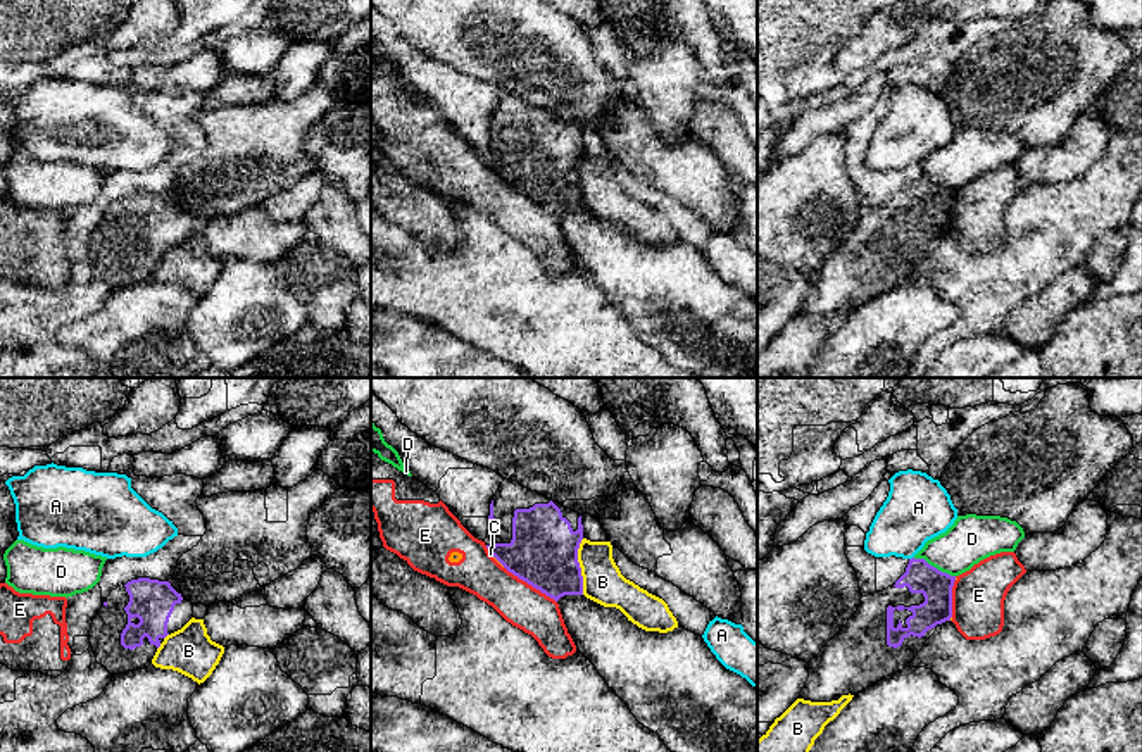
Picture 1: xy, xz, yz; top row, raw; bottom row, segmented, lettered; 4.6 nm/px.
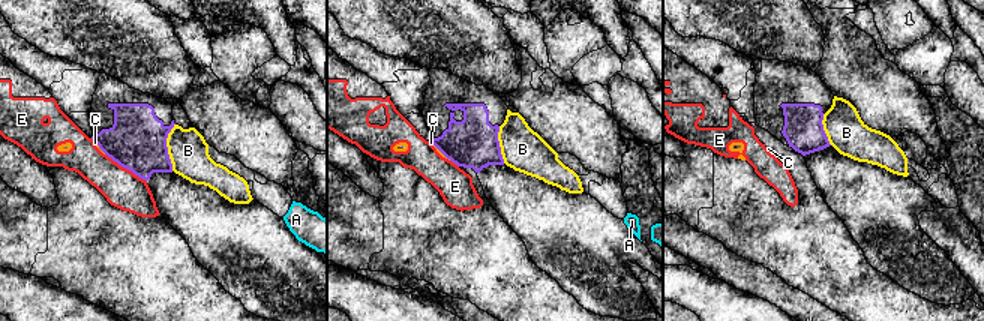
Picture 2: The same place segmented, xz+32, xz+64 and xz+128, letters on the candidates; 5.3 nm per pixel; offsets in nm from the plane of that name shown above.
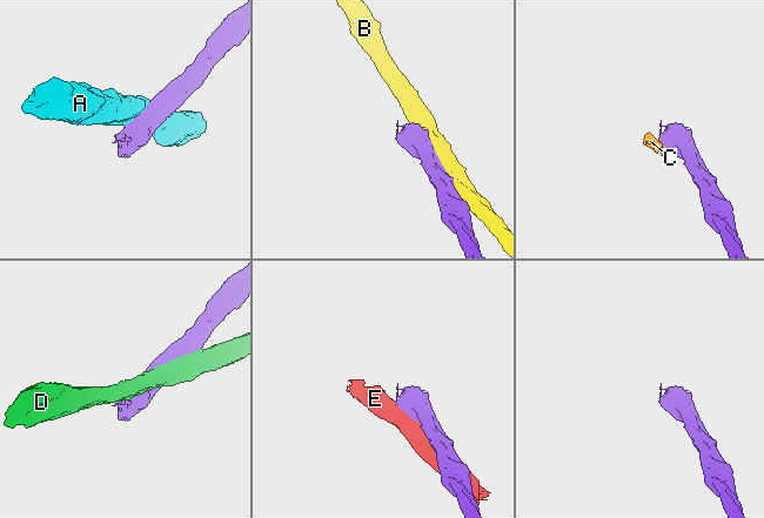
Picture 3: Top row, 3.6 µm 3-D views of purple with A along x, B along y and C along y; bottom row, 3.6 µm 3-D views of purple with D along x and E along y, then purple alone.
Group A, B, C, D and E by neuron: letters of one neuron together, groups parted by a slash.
A / B / C E / D

